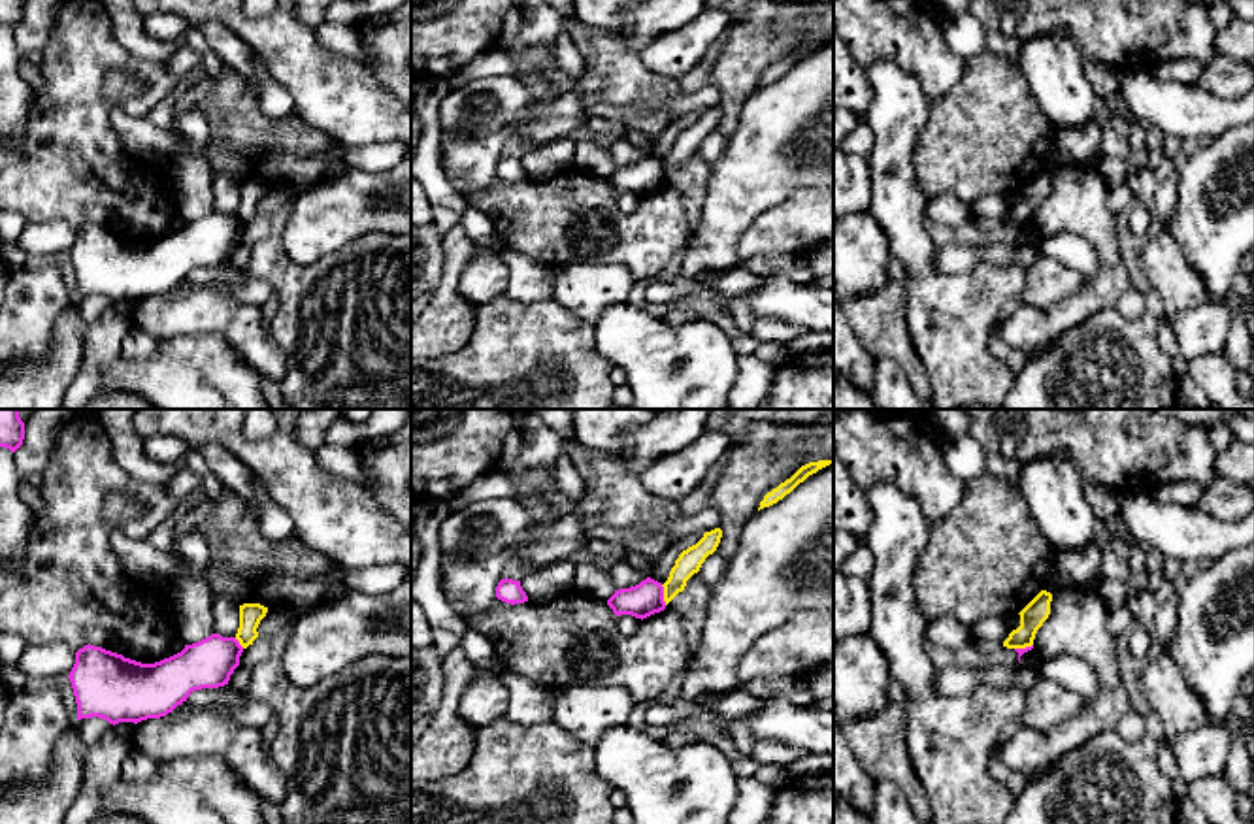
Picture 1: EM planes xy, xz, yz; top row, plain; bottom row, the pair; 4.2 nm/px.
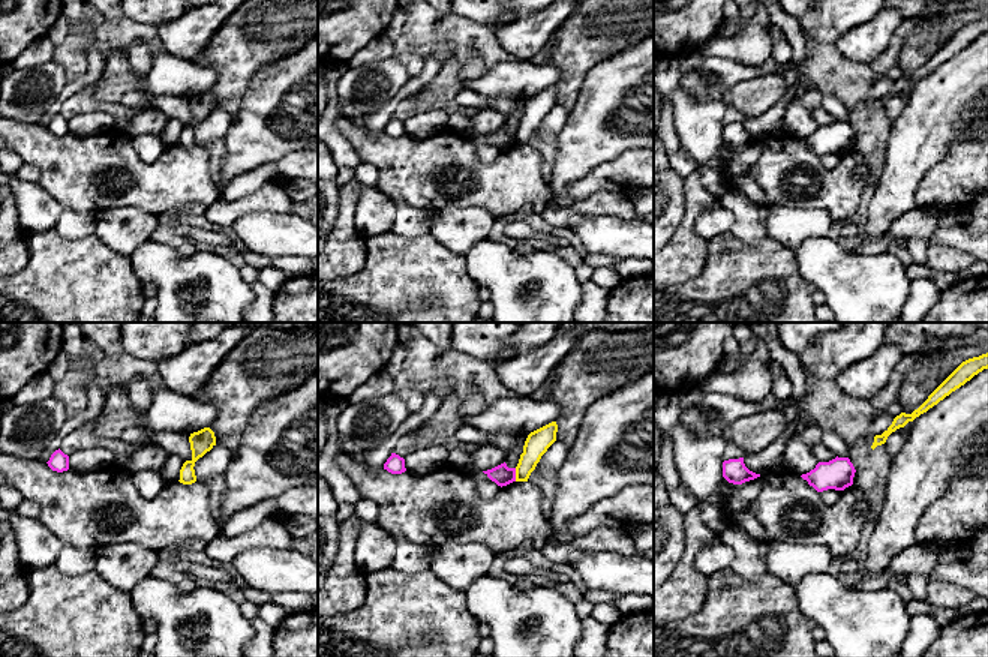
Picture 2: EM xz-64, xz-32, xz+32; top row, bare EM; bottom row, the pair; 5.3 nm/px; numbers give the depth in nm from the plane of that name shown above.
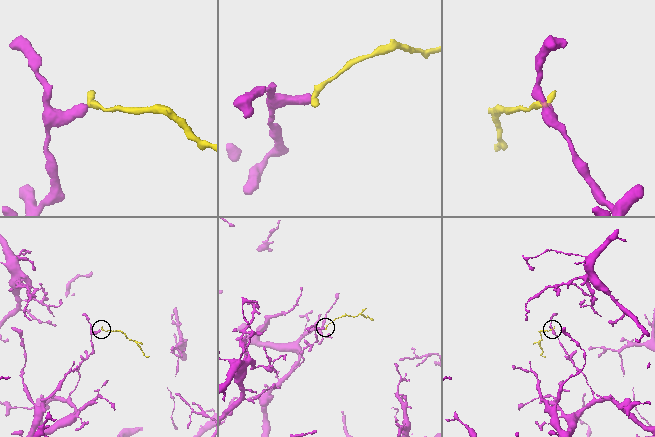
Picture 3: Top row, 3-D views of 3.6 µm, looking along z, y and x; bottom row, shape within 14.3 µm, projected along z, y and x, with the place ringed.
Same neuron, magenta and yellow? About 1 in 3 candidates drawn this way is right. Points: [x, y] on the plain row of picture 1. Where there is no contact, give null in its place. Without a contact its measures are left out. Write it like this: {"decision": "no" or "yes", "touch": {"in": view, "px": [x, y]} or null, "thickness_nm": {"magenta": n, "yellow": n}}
{"decision": "no", "touch": {"in": "xz", "px": [662, 172]}, "thickness_nm": {"magenta": 140, "yellow": 110}}

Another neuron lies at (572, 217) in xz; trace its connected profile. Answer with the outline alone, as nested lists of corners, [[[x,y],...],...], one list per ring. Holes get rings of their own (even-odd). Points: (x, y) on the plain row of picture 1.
[[[569,168],[549,179],[505,181],[494,177],[468,196],[468,206],[485,211],[500,249],[526,255],[539,264],[617,262],[628,268],[635,281],[654,281],[679,249],[688,249],[694,230],[685,200],[673,189],[654,190],[639,200],[634,213],[617,206],[617,192],[607,179]]]

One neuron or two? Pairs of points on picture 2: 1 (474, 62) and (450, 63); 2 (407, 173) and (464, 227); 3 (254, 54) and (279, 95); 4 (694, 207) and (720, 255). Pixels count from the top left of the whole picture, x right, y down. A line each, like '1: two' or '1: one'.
1: two
2: two
3: two
4: two

